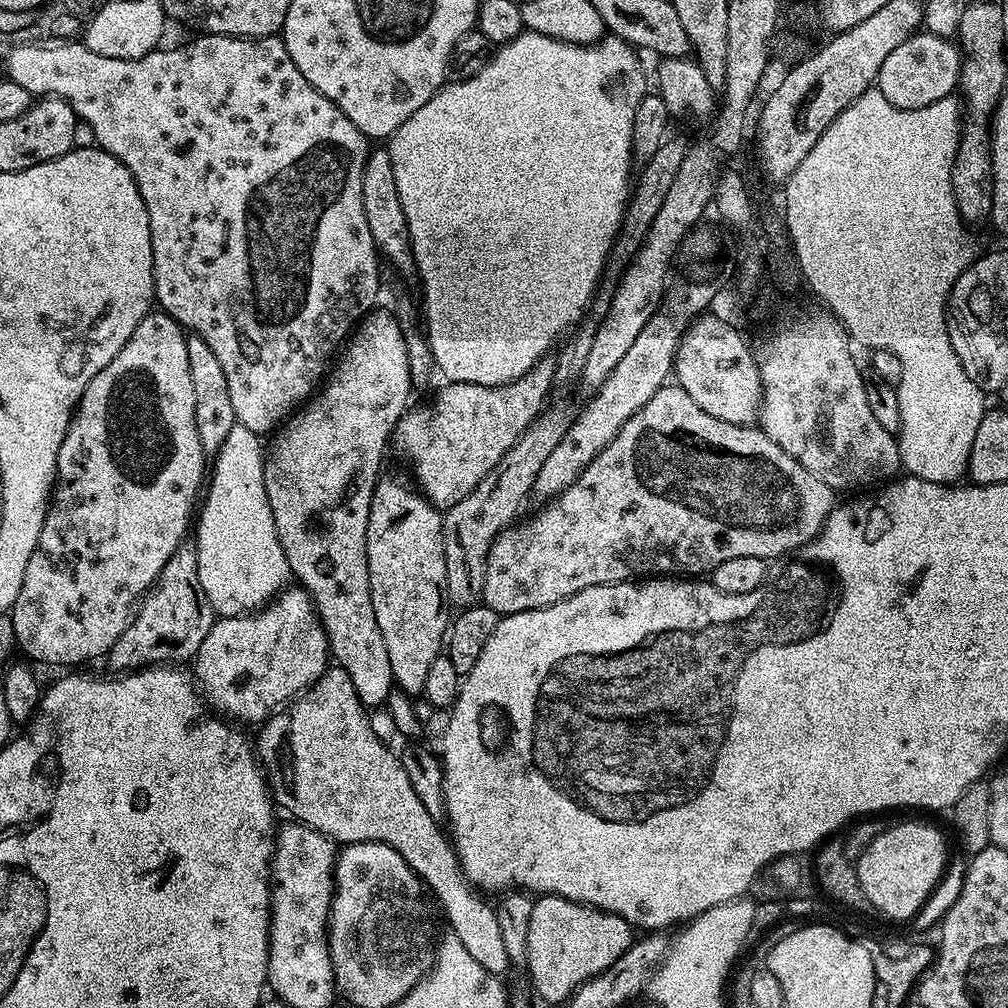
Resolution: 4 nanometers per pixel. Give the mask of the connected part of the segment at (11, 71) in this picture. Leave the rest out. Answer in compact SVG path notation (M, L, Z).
M200 34L197 37L197 40L192 40L189 44L182 45L181 48L166 48L164 46L137 60L106 57L103 54L95 53L84 42L18 44L7 49L9 52L6 76L7 79L18 82L18 86L30 90L33 97L57 96L62 98L74 109L81 121L90 124L91 129L94 130L96 144L103 148L105 152L114 154L114 158L118 158L118 162L122 162L122 166L126 166L126 170L130 170L130 174L138 186L138 194L142 194L142 202L146 202L146 214L150 218L150 242L154 254L155 303L159 305L166 315L173 316L180 323L181 328L200 336L202 342L206 342L206 346L210 346L210 350L214 350L218 362L222 362L222 370L226 370L226 382L230 385L230 402L234 405L237 425L257 434L265 434L264 432L268 431L268 433L271 433L281 421L291 416L317 391L318 385L325 379L326 369L329 367L328 359L332 355L332 359L337 355L338 349L349 339L350 333L355 329L356 325L377 307L376 295L380 292L380 266L376 262L376 260L378 261L378 253L374 238L370 234L370 226L366 226L366 213L362 210L362 170L366 166L366 158L370 151L370 140L369 137L360 133L358 126L354 126L354 122L350 122L350 118L346 118L346 114L342 114L342 110L338 110L338 106L334 106L334 102L330 102L330 98L326 98L318 90L314 90L314 86L310 86L310 82L306 82L306 78L302 78L298 66L294 66L294 58L290 58L284 41L279 35L245 38L242 36Z

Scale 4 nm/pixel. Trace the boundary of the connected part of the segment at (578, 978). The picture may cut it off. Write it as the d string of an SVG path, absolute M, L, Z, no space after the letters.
M541 895L532 905L528 935L526 972L532 975L531 987L552 1006L559 1006L567 996L590 978L602 974L634 942L634 929L621 916L575 904L561 896Z

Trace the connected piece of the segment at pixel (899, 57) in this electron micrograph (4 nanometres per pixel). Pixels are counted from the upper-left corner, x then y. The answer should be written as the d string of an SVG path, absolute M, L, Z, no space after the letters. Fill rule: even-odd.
M920 30L915 36L902 42L902 46L894 49L886 62L882 62L878 87L881 94L894 106L918 110L957 91L961 63L961 49L952 40L943 40L941 36Z

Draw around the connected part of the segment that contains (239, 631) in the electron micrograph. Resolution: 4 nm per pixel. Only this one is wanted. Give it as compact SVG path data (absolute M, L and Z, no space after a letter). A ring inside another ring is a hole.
M288 586L257 611L243 616L221 616L213 619L210 634L206 634L206 638L202 638L202 646L198 646L195 664L194 676L198 681L199 691L217 713L241 725L259 725L273 712L291 704L297 696L307 692L330 666L328 631L324 629L308 591L299 586Z

